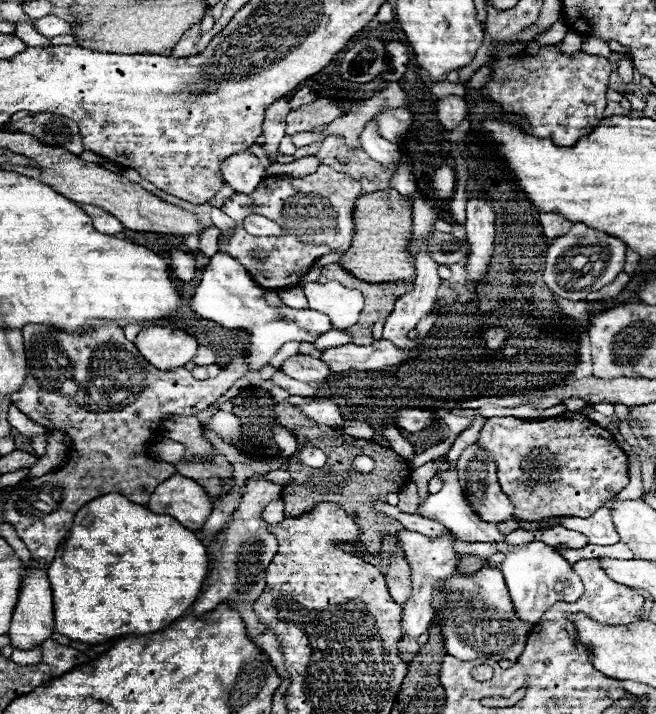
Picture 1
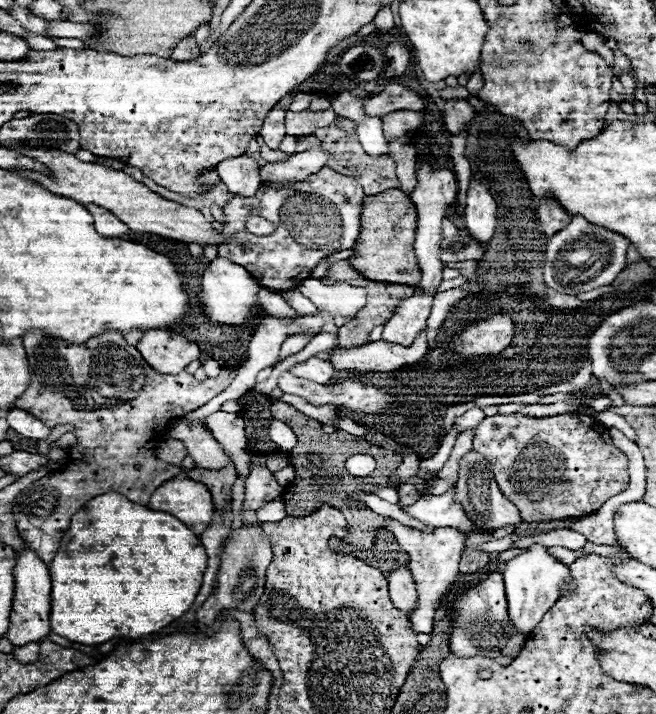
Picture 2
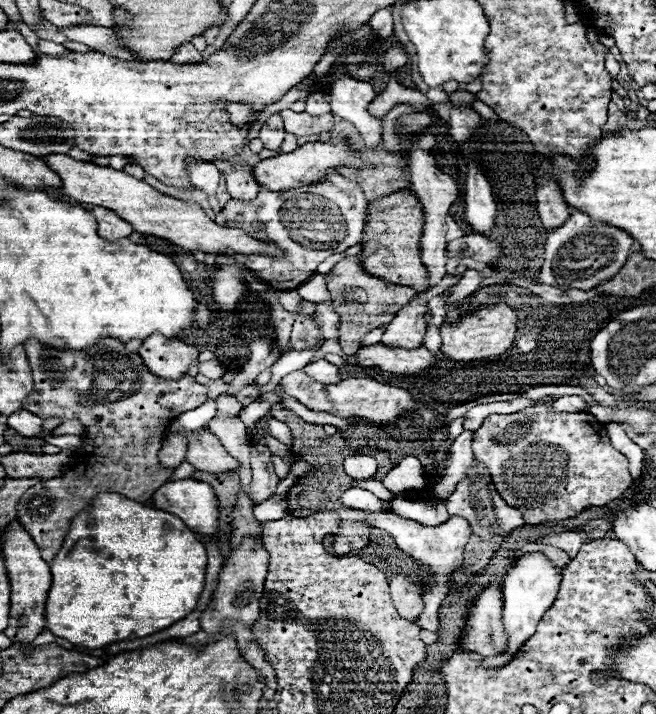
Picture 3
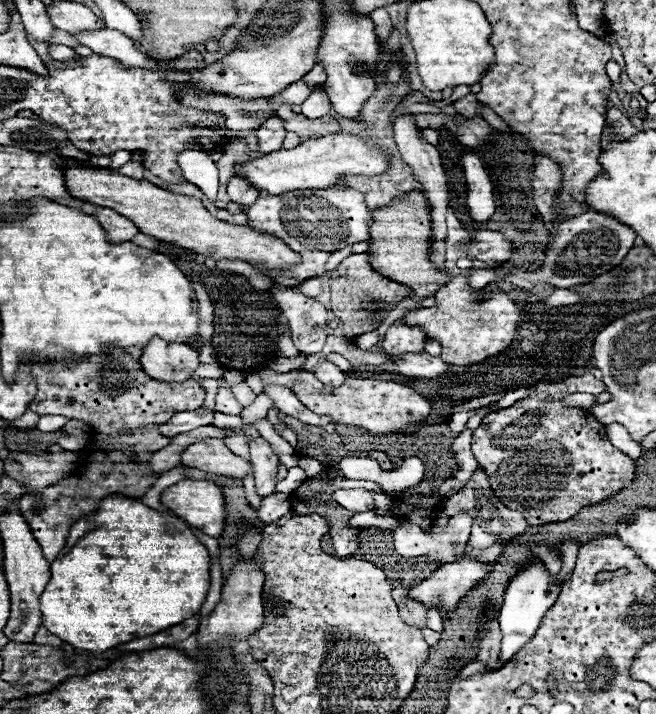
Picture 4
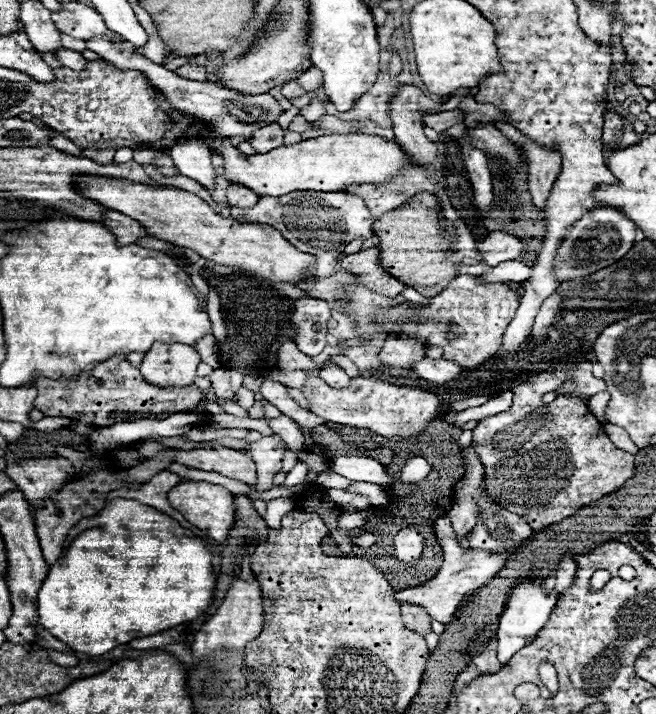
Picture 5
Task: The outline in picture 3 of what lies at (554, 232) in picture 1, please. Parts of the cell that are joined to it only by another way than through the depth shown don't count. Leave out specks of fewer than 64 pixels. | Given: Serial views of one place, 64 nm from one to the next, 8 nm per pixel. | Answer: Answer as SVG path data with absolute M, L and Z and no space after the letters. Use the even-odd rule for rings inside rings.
M544 176L542 186L536 188L536 207L546 230L560 228L560 224L564 224L570 216L570 208L566 206L560 188L550 176Z

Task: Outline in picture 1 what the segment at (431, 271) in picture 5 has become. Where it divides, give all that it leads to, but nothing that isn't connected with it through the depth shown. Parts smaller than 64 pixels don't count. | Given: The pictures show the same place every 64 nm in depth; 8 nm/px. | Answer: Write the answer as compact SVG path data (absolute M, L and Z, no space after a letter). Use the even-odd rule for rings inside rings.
M380 190L366 192L356 202L356 212L352 212L352 220L356 220L356 234L352 238L352 248L342 254L338 264L352 272L352 276L368 282L384 282L384 280L414 280L414 262L406 252L406 244L412 236L412 202L400 196L396 190Z

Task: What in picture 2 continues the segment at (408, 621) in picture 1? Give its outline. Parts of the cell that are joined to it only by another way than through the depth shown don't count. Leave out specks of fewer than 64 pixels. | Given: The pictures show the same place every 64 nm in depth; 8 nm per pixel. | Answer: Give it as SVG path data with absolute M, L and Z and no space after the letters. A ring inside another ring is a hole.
M390 520L388 530L398 538L398 544L410 556L408 568L414 574L414 582L416 582L416 590L418 590L418 606L408 614L412 630L430 634L432 624L434 624L434 612L436 612L434 604L444 594L448 584L452 584L458 578L458 562L462 556L462 546L466 542L466 536L456 528L436 528L436 532L426 534L426 532L402 526L396 520Z

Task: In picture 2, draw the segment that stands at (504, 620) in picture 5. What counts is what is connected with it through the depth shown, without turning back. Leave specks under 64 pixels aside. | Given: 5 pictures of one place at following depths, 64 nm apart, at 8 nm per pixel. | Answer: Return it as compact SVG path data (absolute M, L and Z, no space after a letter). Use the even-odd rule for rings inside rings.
M532 544L518 556L514 556L510 562L502 566L502 576L506 584L506 596L508 596L508 616L512 626L522 630L524 634L530 634L536 624L542 620L542 616L556 604L556 600L564 594L572 594L576 590L576 584L568 572L568 566L556 560L546 546Z

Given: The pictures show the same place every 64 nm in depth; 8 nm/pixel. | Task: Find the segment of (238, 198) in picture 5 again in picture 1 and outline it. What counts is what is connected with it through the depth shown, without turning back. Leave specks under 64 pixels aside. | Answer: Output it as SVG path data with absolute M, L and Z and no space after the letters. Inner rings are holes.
M236 152L222 162L222 176L228 186L232 186L240 194L252 194L254 188L264 178L264 166L250 152Z

